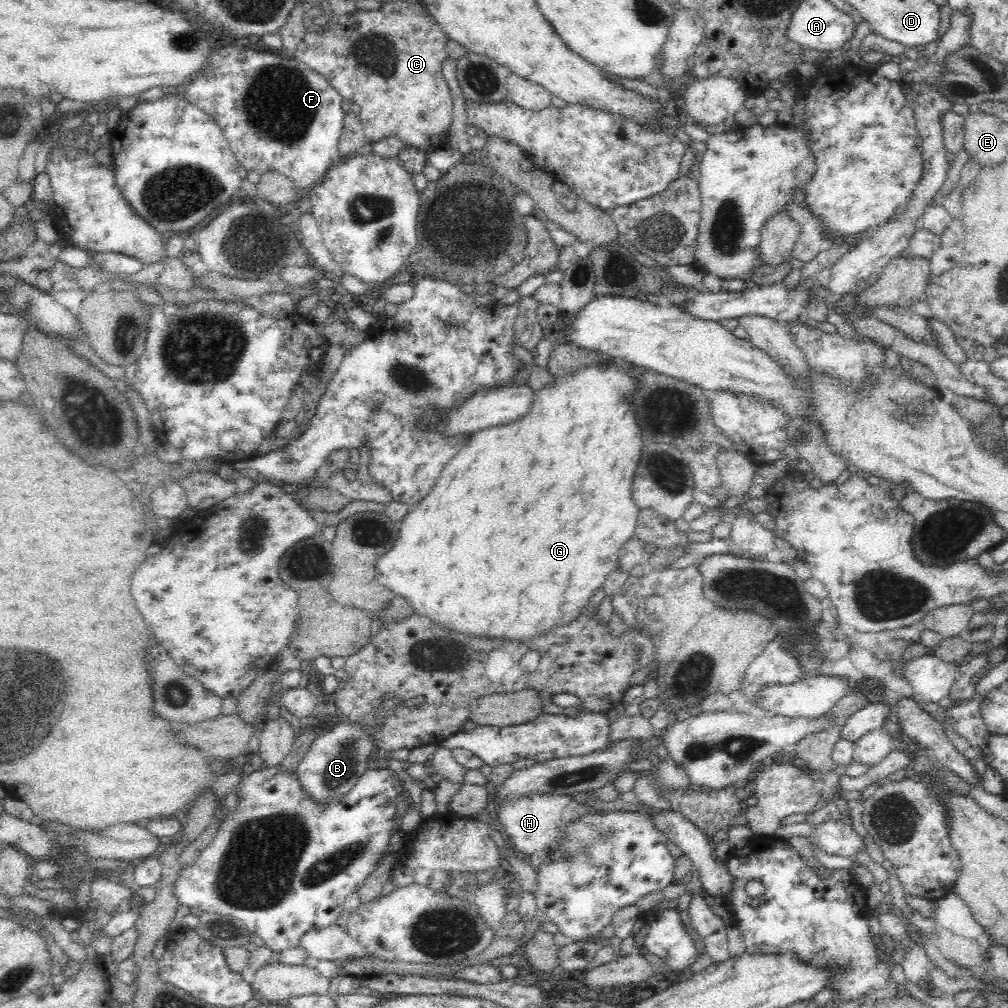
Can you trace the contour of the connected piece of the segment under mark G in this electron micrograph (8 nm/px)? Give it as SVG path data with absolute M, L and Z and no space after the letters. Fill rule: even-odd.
M594 364L576 370L572 376L555 377L552 384L534 391L532 410L520 420L504 426L488 427L470 436L462 452L456 454L442 469L433 488L420 502L409 508L398 528L398 540L375 562L375 575L379 584L393 596L402 597L412 606L416 615L427 616L430 622L447 628L456 634L468 634L474 638L507 640L508 642L528 642L534 636L552 632L574 622L589 605L592 596L602 588L606 578L616 571L618 551L630 538L635 537L638 506L632 501L630 488L634 478L634 468L640 458L640 434L630 412L629 396L635 389L635 380L625 370L613 364Z

